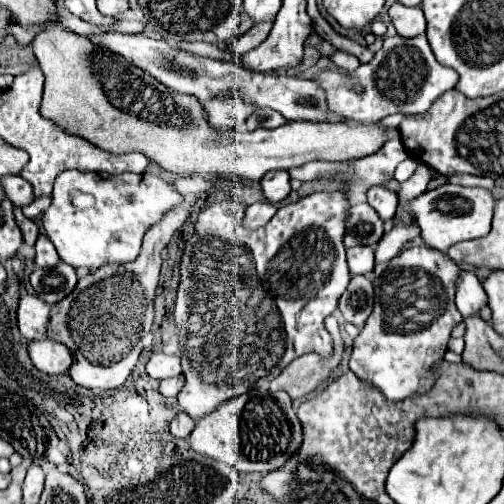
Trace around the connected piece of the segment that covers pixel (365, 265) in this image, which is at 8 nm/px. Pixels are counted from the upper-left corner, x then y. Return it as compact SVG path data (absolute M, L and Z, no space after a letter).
M372 246L348 248L350 274L368 274L374 270L374 250Z

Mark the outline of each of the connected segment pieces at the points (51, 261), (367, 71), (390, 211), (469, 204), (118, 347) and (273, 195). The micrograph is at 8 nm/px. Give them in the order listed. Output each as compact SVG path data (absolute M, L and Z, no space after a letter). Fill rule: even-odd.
M40 234L38 240L36 240L36 258L34 260L42 268L52 268L52 266L56 266L60 262L60 256L58 256L56 248L52 246L50 238L44 236L44 234Z
M392 36L384 40L384 46L376 52L376 56L368 64L360 64L354 74L340 74L334 70L322 70L316 74L316 80L326 90L328 108L336 112L336 116L344 116L356 122L380 122L390 114L422 114L428 106L444 92L452 90L458 82L458 74L454 68L442 66L426 40L426 36L402 38ZM352 84L362 84L364 92L356 94Z
M372 186L368 192L368 204L380 214L382 220L390 220L396 214L396 206L398 206L398 196L396 192L384 188L384 186Z
M444 184L436 190L420 194L420 198L410 202L410 214L422 228L422 240L426 246L446 252L452 244L462 240L472 240L488 234L496 198L484 188L464 188L454 184Z
M186 198L182 204L168 210L164 218L150 226L144 234L142 252L134 262L102 266L100 270L78 280L74 292L56 304L48 324L48 338L70 348L74 362L68 374L78 386L84 386L92 392L104 392L122 386L132 374L142 352L142 338L146 334L144 318L154 316L152 302L162 266L160 250L166 248L172 234L188 220L192 208L194 198Z
M274 170L272 174L266 174L262 180L262 192L270 202L282 202L290 194L290 174L286 170Z

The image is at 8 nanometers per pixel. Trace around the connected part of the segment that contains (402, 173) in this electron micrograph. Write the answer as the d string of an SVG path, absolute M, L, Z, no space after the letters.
M406 158L404 162L400 162L400 164L398 164L398 168L396 168L396 174L394 174L394 178L396 178L398 182L404 182L406 178L410 178L410 176L414 174L416 166L418 166L418 162L416 162L414 158Z

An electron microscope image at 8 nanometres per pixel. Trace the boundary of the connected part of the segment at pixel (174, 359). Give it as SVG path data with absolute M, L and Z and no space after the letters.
M152 354L152 358L146 364L146 374L156 378L156 380L172 378L172 376L178 376L180 372L182 372L182 368L180 368L180 358L178 356Z

